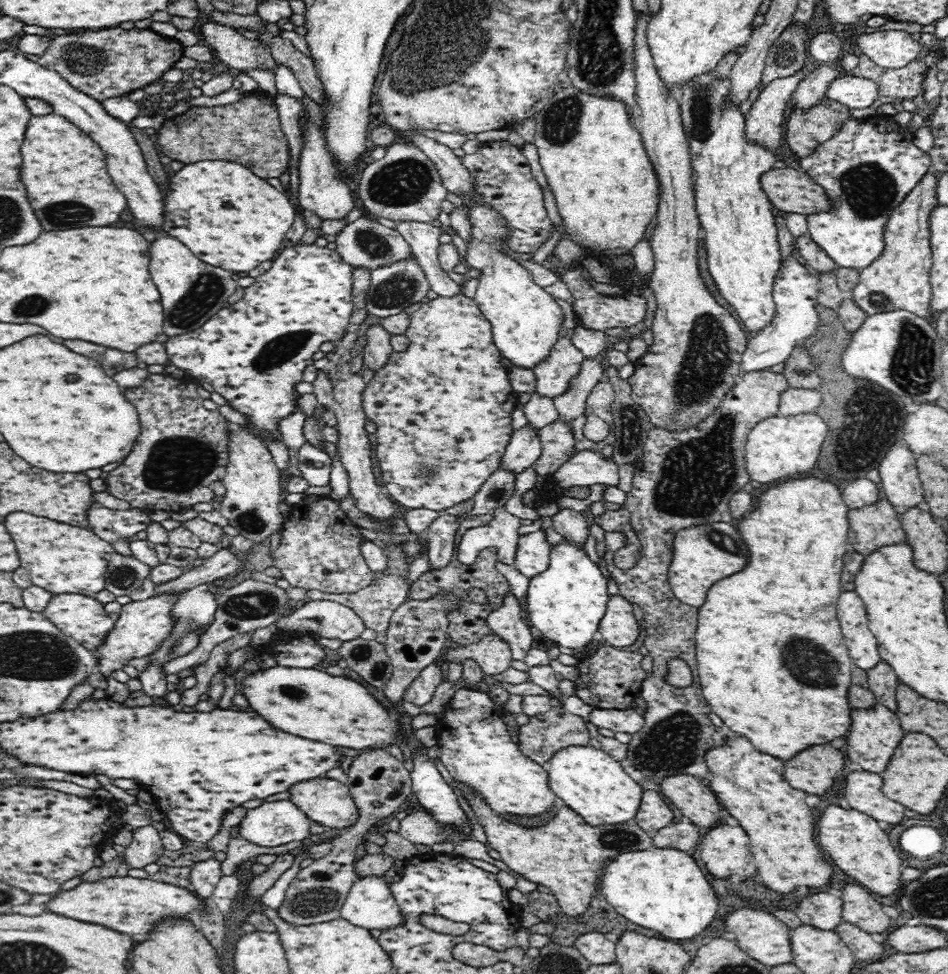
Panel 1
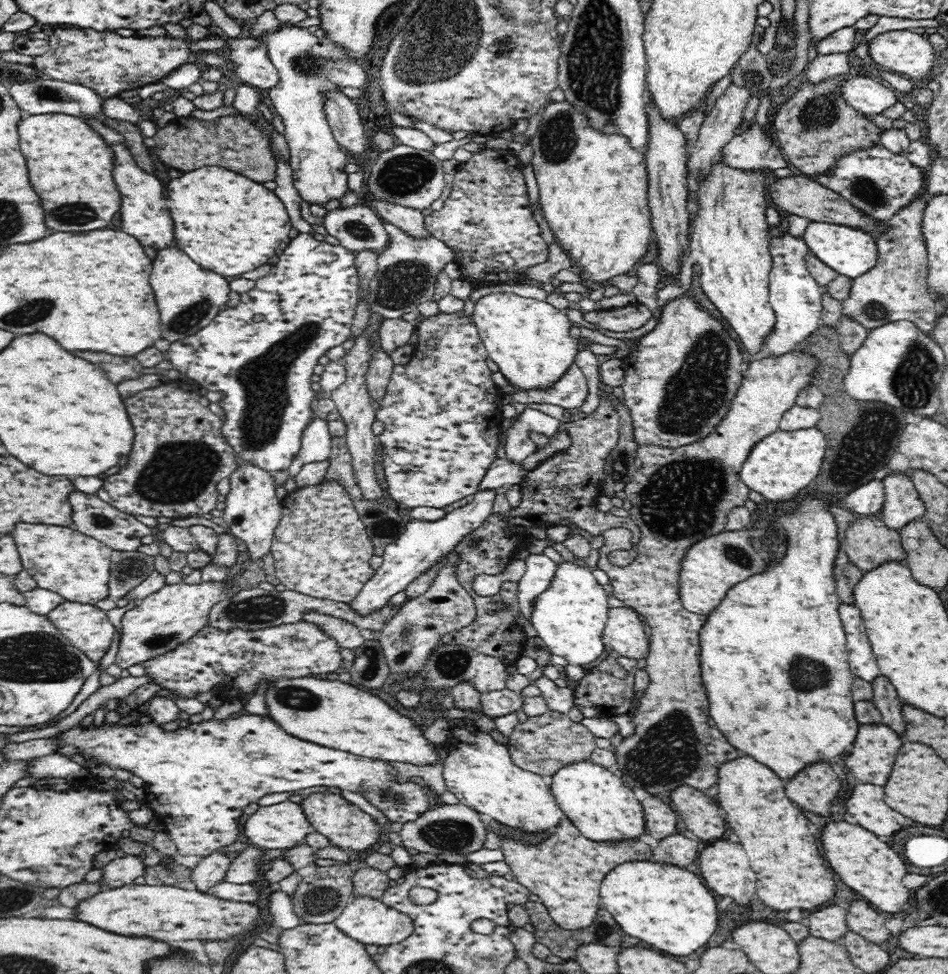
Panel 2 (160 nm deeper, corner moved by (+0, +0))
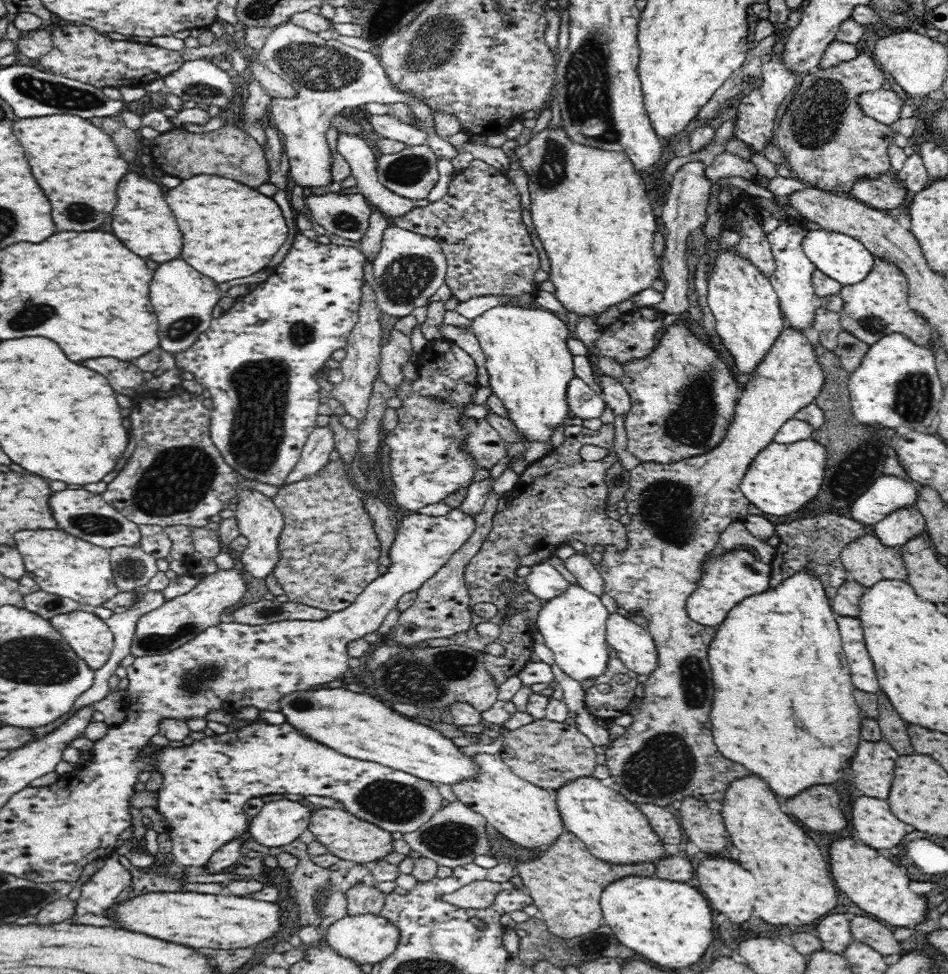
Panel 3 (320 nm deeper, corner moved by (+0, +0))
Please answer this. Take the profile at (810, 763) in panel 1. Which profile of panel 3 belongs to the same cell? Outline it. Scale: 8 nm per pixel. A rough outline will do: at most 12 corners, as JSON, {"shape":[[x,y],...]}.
{"shape":[[836,786],[804,790],[784,806],[808,830],[838,834],[848,822]]}

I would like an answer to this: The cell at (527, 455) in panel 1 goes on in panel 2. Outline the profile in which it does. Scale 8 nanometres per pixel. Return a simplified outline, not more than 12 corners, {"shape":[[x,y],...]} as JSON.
{"shape":[[493,460],[479,490],[520,484],[521,462]]}

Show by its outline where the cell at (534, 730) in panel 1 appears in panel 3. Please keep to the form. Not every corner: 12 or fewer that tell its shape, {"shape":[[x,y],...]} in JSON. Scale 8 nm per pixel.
{"shape":[[545,717],[506,733],[520,778],[558,790],[598,756],[577,725]]}

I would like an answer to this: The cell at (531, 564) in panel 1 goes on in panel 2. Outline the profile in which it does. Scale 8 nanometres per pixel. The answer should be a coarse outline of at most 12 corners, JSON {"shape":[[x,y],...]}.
{"shape":[[526,556],[517,583],[520,615],[530,621],[534,598],[552,584],[557,564]]}

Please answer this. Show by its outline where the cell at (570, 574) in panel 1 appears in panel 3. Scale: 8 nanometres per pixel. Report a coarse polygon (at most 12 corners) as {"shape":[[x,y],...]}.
{"shape":[[579,584],[545,601],[536,628],[581,683],[608,667],[608,610]]}

